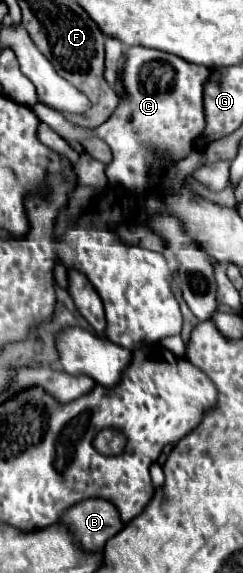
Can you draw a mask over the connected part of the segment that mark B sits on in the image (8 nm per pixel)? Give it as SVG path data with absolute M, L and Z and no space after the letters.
M106 499L80 501L78 505L70 507L60 521L70 527L70 531L88 551L102 549L106 541L124 527L122 519L118 517L118 509L114 509L114 505Z

